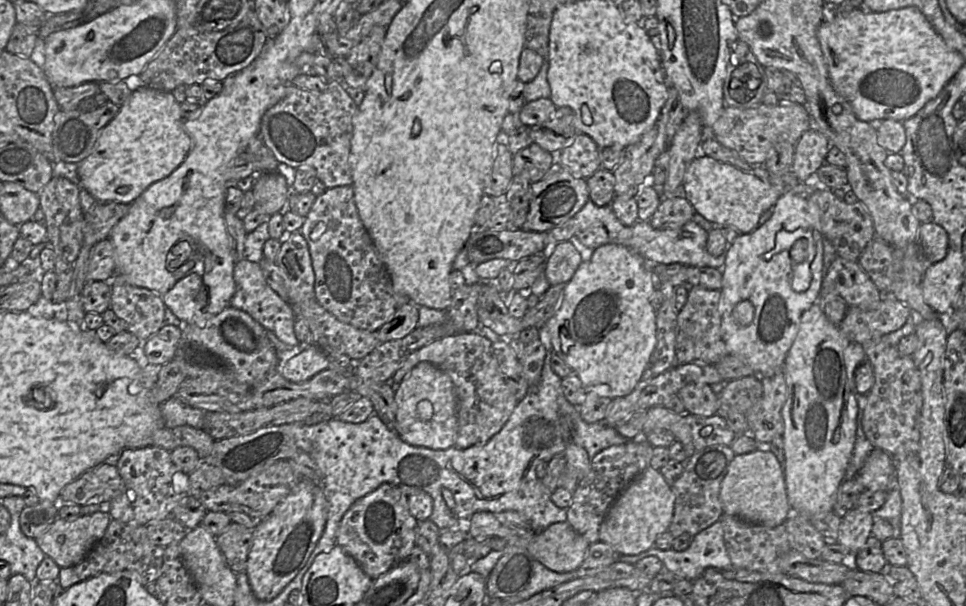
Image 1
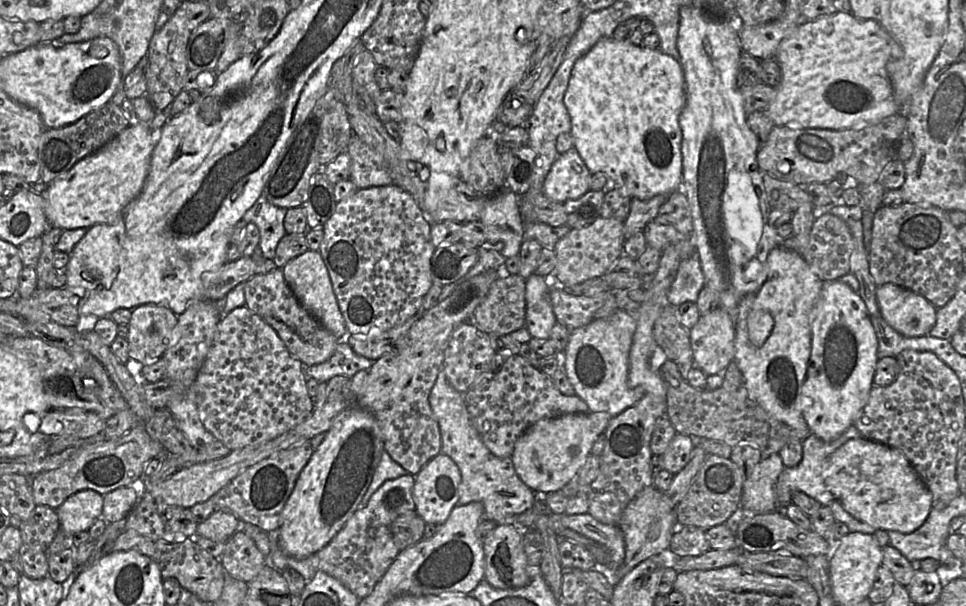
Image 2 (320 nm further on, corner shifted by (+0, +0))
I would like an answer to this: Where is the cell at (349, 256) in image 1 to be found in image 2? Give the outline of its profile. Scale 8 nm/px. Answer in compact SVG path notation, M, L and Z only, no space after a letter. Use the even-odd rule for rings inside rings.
M394 184L359 189L351 196L337 203L335 212L323 226L324 237L318 252L323 258L323 261L328 269L338 306L345 321L347 334L355 336L381 334L404 324L408 319L421 311L423 300L433 285L432 257L436 247L434 246L431 239L432 224L433 223L429 221L429 219L419 207L415 198Z

